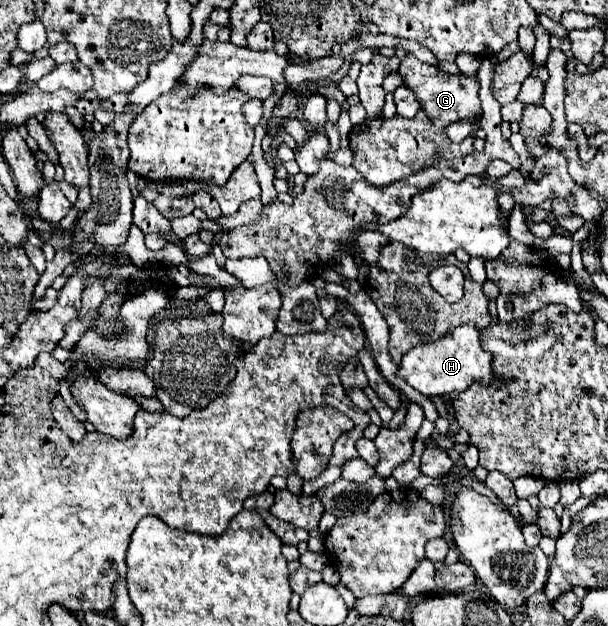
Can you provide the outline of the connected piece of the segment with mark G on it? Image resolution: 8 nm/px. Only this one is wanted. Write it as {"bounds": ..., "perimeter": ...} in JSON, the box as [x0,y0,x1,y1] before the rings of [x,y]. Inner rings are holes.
{"bounds":[399,54,481,130],"perimeter":[[[407,54],[405,60],[399,66],[399,76],[403,78],[403,82],[407,84],[409,90],[415,92],[417,102],[421,106],[423,112],[427,112],[431,124],[439,130],[443,130],[447,124],[457,122],[457,120],[467,120],[467,118],[475,118],[481,114],[481,102],[477,100],[477,88],[479,82],[475,76],[453,76],[443,72],[437,66],[429,66],[421,60],[417,60],[413,54]]]}

